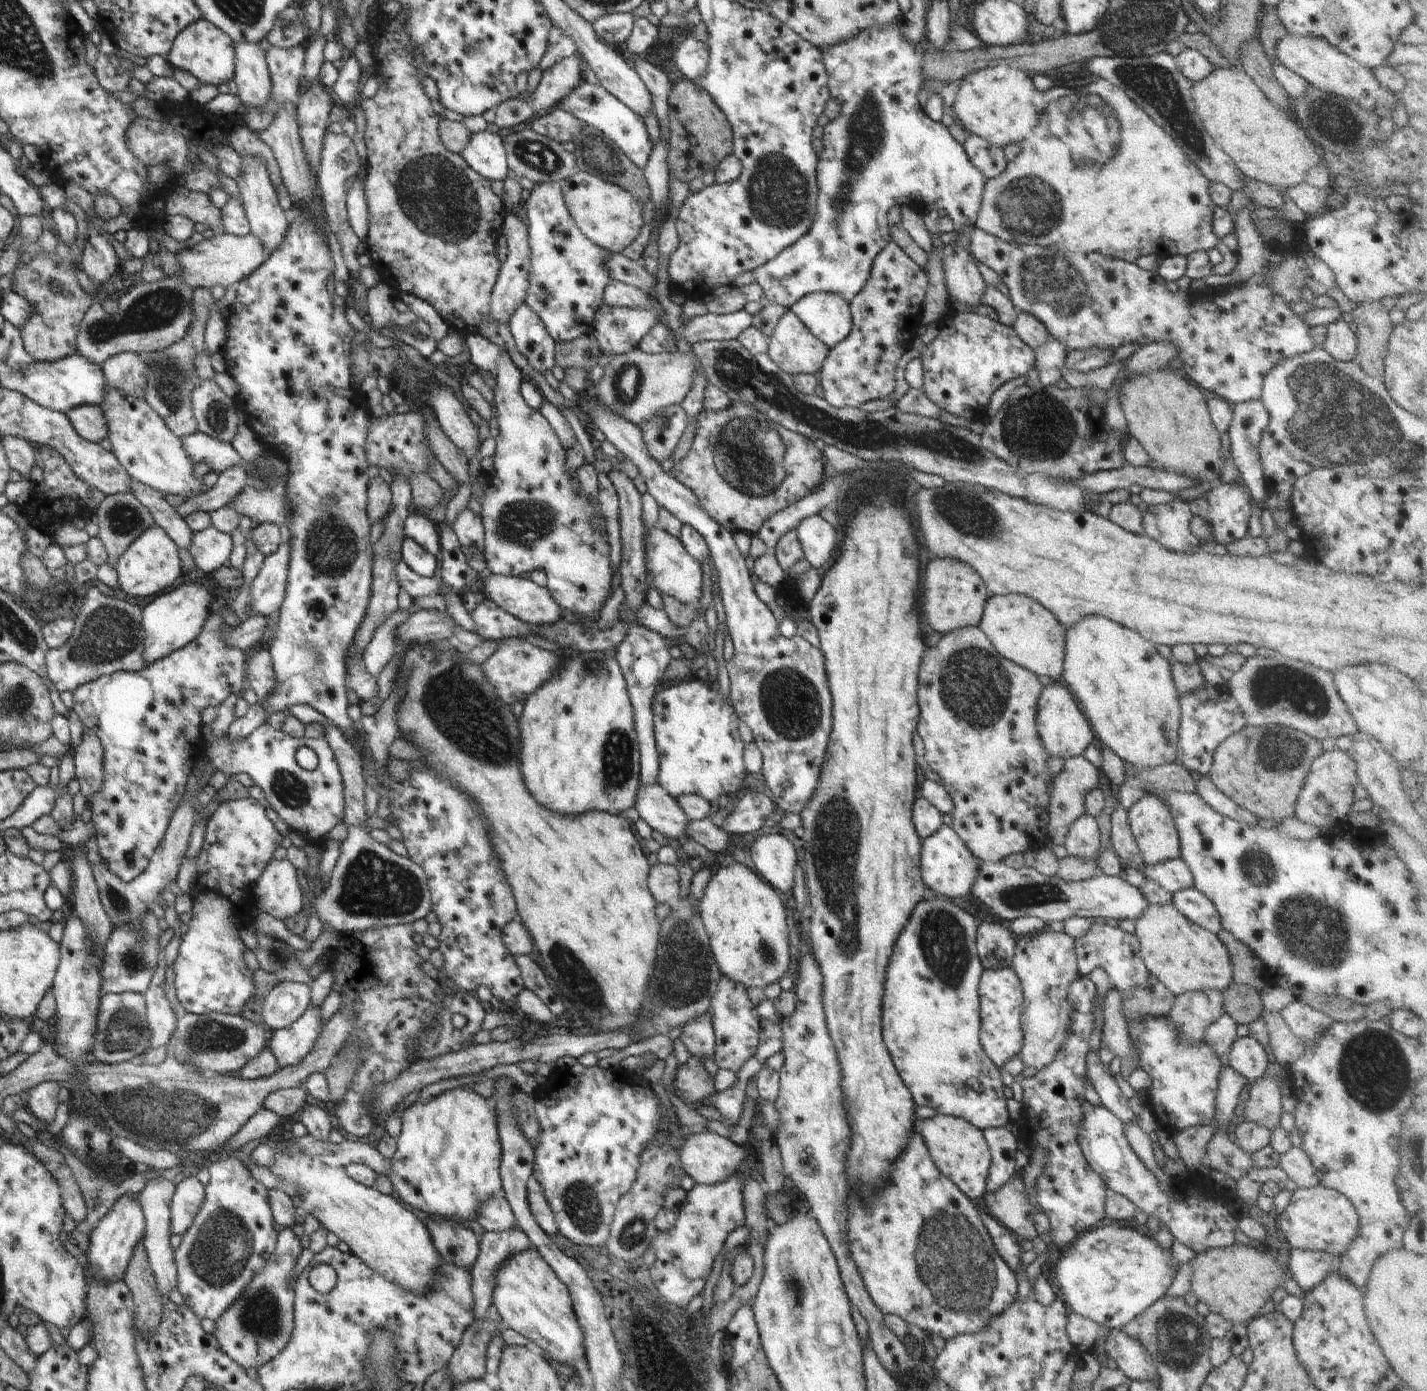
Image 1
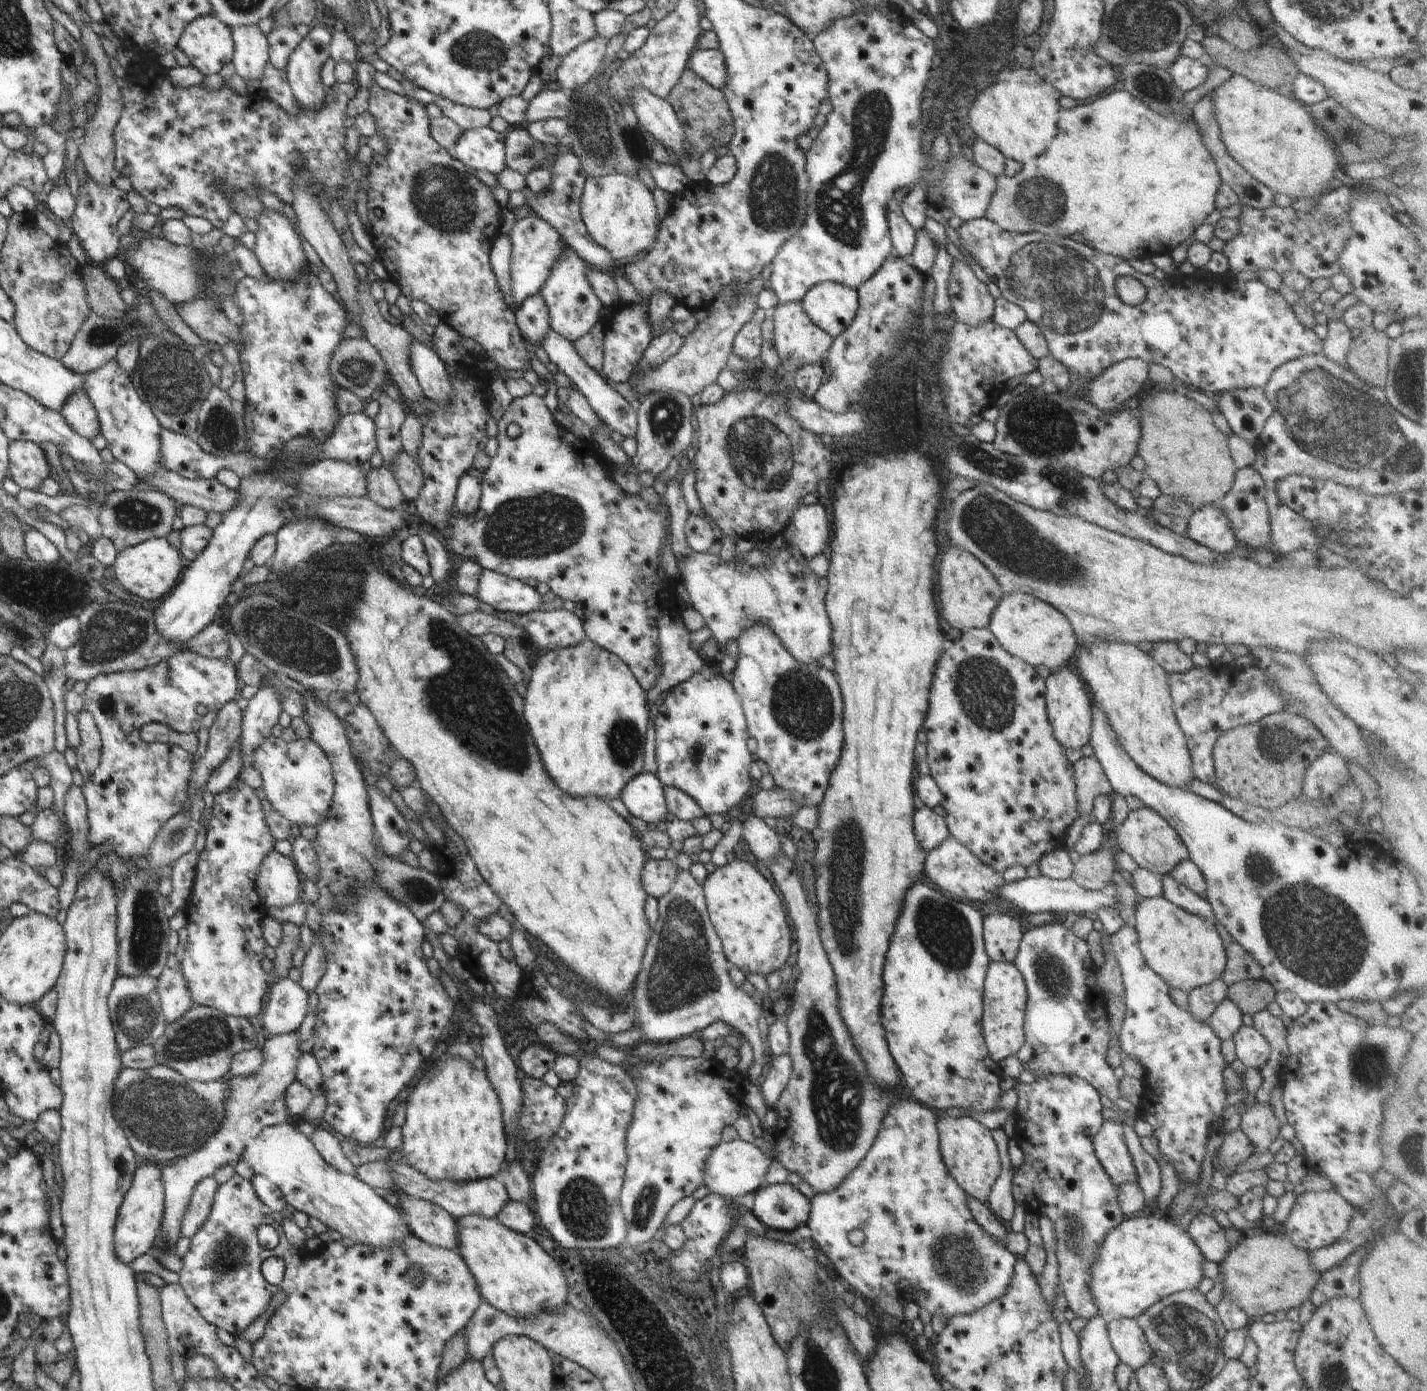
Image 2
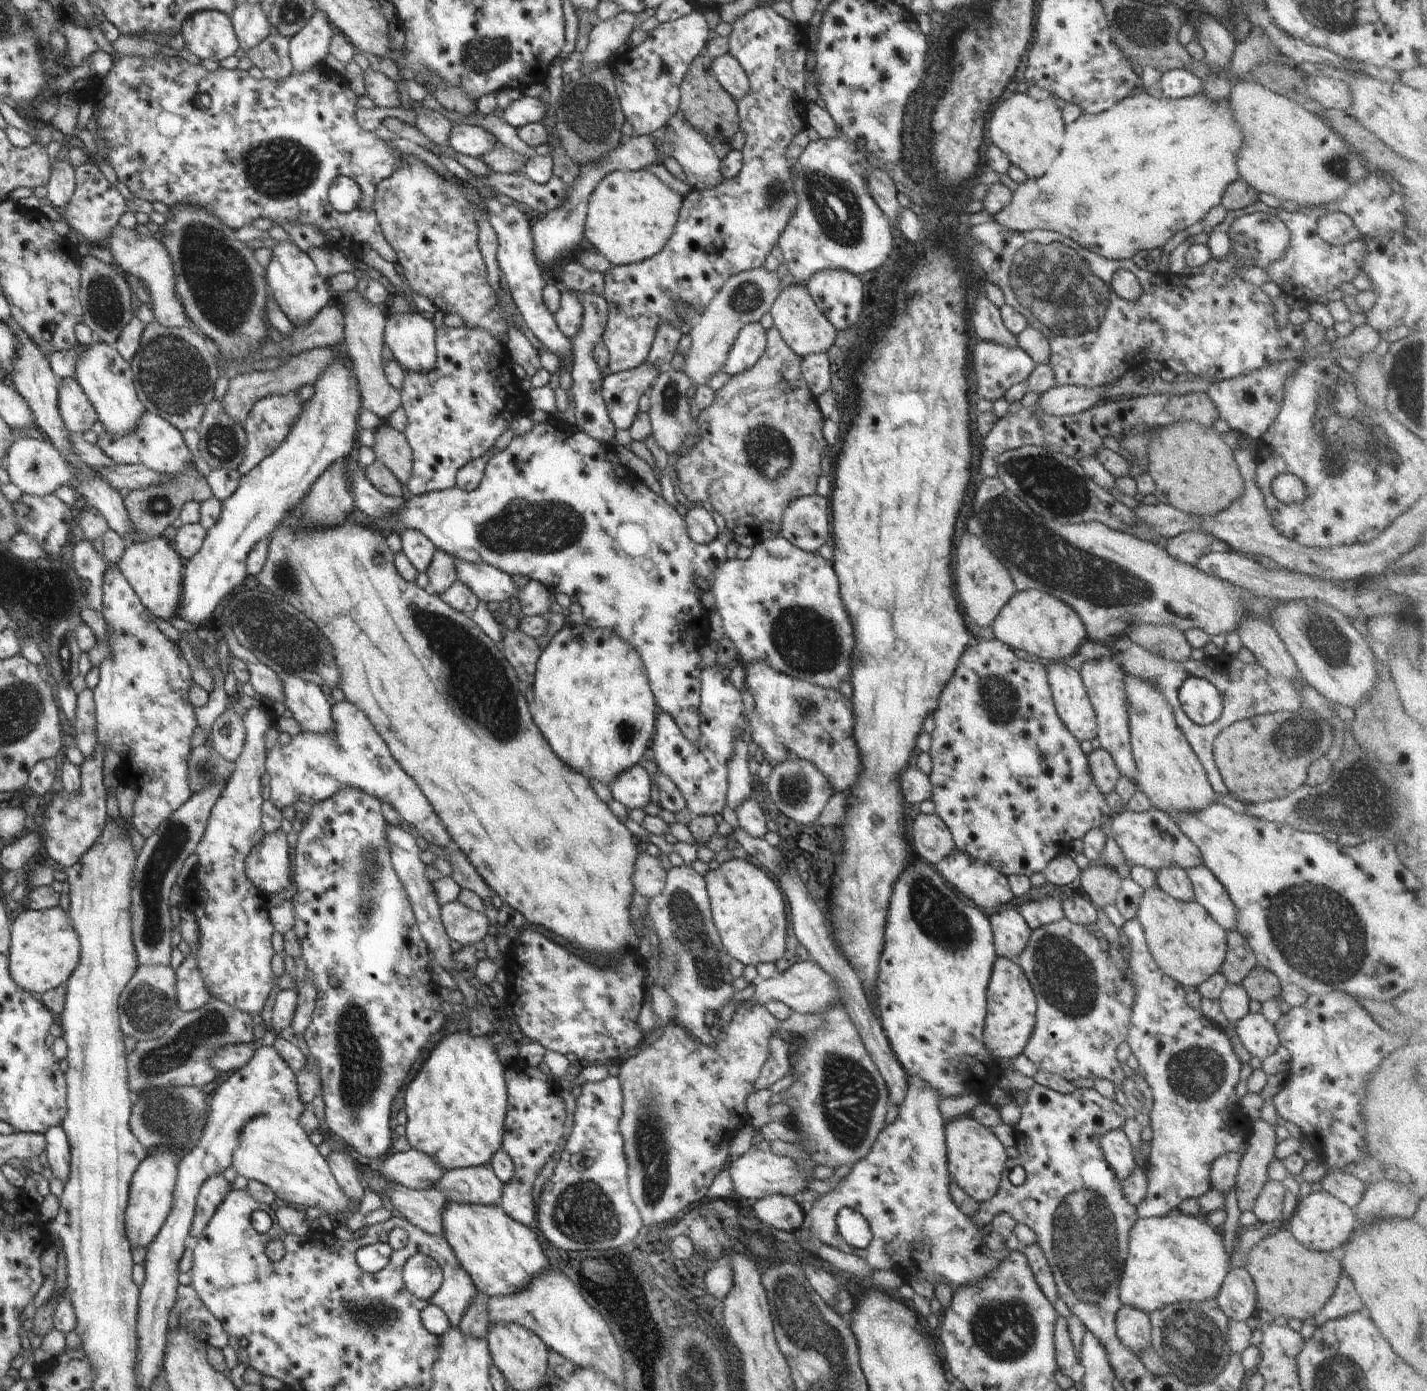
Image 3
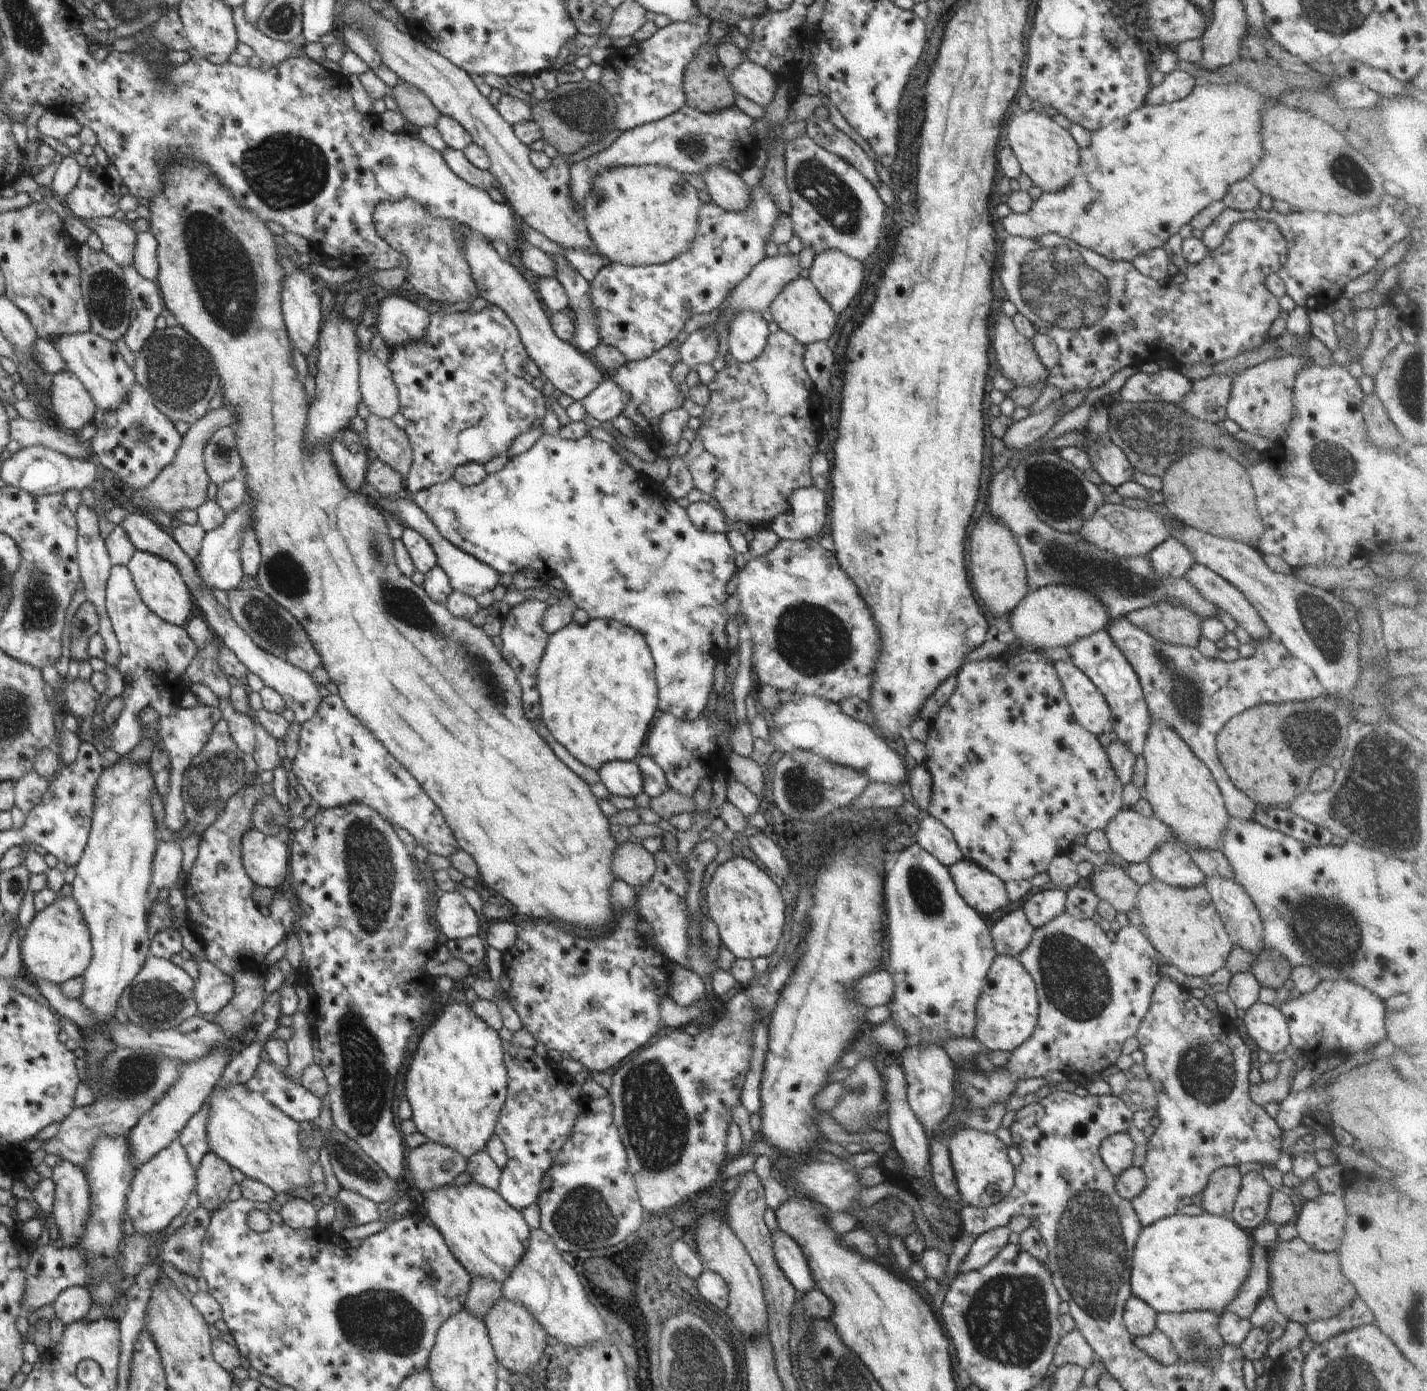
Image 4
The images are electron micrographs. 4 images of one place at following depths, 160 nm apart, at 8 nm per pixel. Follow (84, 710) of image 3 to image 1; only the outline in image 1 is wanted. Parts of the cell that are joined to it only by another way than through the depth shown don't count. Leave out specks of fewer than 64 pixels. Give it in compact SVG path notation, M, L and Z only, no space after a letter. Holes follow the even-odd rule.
M88 727L84 728L82 742L73 748L75 778L82 794L90 800L105 779L103 767L104 749L100 739Z

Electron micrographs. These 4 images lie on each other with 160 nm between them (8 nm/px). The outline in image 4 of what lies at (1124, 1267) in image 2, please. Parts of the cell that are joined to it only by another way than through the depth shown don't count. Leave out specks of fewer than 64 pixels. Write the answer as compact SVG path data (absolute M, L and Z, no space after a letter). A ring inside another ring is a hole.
M1210 1213L1172 1215L1140 1229L1131 1262L1131 1294L1141 1298L1157 1313L1212 1311L1220 1315L1241 1294L1251 1271L1251 1236L1231 1218Z

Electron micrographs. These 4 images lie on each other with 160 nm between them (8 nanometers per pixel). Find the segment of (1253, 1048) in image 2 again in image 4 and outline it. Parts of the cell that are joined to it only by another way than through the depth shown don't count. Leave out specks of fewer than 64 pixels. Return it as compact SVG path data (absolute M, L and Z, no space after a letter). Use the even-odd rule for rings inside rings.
M1258 1001L1246 1011L1243 1020L1247 1033L1254 1039L1254 1042L1256 1042L1262 1050L1270 1052L1273 1057L1280 1057L1283 1051L1291 1048L1291 1036L1286 1016L1282 1014L1278 1006Z

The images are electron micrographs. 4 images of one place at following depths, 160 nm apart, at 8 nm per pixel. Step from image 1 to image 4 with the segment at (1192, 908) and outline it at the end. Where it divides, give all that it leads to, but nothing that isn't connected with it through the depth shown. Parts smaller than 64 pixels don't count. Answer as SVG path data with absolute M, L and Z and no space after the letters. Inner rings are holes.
M1176 841L1161 844L1147 858L1154 877L1178 888L1198 886L1206 878L1184 847Z

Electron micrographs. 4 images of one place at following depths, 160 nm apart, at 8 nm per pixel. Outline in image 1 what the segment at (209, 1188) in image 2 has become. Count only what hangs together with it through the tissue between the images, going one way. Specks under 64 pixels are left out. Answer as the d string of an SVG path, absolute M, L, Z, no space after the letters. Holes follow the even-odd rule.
M191 1176L176 1182L171 1206L171 1229L182 1236L193 1225L205 1199L205 1186L197 1177Z

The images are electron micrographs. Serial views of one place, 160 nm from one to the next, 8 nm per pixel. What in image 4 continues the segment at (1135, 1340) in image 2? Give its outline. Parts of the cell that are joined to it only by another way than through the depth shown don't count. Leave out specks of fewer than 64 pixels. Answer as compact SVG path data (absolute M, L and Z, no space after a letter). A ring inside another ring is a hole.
M1131 1295L1123 1310L1123 1323L1133 1338L1147 1337L1157 1326L1156 1315L1149 1304Z

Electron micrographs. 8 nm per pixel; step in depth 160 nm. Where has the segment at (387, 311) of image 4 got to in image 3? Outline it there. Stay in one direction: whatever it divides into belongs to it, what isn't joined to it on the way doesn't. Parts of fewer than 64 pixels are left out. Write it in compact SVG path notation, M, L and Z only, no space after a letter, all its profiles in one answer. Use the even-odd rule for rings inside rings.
M389 311L384 327L384 345L392 350L406 371L426 372L434 368L437 350L435 327L430 315Z

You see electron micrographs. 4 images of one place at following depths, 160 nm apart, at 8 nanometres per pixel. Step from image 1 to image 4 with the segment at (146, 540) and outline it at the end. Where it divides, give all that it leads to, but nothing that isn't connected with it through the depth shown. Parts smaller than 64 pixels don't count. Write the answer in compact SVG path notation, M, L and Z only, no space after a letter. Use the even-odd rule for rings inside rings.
M137 550L128 562L127 567L144 604L162 620L177 627L184 627L192 618L192 608L194 608L192 601L194 598L184 584L175 564L149 552Z

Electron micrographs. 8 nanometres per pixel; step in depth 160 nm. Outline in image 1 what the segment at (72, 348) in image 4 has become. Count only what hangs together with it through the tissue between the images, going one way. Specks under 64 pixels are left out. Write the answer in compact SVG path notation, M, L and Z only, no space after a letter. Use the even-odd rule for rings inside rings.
M106 382L101 409L107 422L107 438L112 445L111 451L131 478L152 487L164 496L189 494L189 500L201 492L206 492L202 488L203 477L196 478L192 474L195 464L184 452L181 438L166 426L164 420L144 399L125 393Z

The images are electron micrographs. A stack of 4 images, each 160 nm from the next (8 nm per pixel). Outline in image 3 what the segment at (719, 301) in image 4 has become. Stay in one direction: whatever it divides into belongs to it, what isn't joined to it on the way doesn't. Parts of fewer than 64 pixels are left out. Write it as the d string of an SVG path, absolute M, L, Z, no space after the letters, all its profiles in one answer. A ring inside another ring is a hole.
M760 4L748 11L731 27L731 35L727 38L729 54L742 65L751 84L747 96L736 101L740 131L746 134L746 142L741 150L742 168L734 178L722 181L717 187L703 191L693 188L690 194L683 196L675 233L658 254L641 263L612 265L603 274L605 287L601 296L609 308L607 325L601 338L609 350L609 363L604 373L631 371L644 364L657 329L662 325L680 324L673 310L676 301L688 302L700 316L731 276L764 267L766 256L778 244L780 233L795 211L797 196L793 185L794 173L791 172L794 162L786 158L786 150L792 138L808 126L804 84L806 58L810 52L809 37L806 29L798 22L778 15L770 4Z

